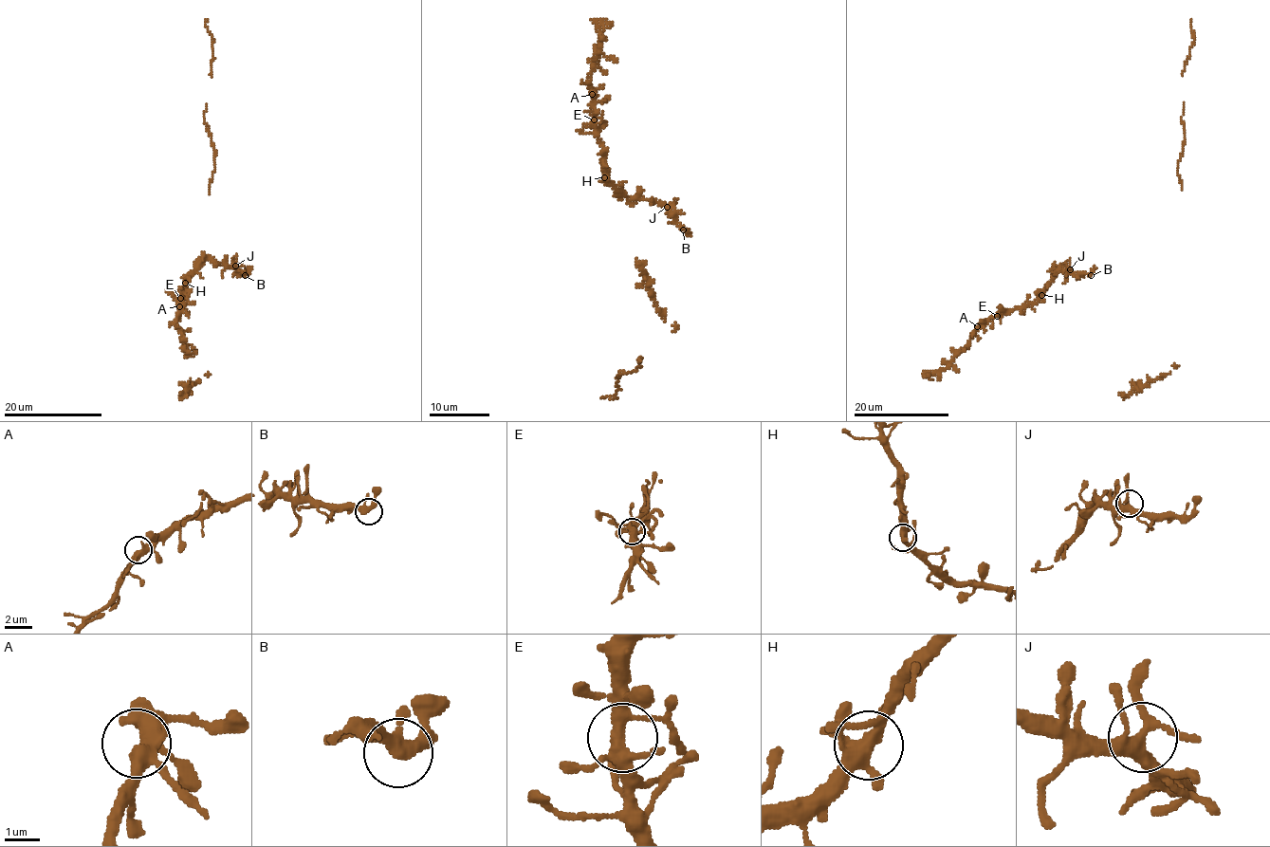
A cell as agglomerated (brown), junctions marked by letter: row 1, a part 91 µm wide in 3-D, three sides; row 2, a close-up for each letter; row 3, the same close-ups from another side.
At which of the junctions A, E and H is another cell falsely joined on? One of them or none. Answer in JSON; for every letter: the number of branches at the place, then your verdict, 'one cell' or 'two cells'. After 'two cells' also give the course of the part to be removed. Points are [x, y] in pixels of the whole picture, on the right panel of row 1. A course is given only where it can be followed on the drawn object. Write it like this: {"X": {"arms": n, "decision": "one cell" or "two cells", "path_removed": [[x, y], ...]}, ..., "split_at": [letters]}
{"A": {"arms": 3, "decision": "one cell"}, "E": {"arms": 5, "decision": "one cell"}, "H": {"arms": 6, "decision": "one cell"}, "split_at": []}

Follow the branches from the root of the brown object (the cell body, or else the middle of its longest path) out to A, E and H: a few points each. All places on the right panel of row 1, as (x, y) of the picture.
A: (1095, 267), (1089, 273), (1076, 274), (1058, 268), (1054, 280), (1033, 303), (993, 315), (977, 326)
E: (1095, 267), (1089, 273), (1076, 274), (1058, 268), (1054, 280), (1033, 303), (997, 316)
H: (1095, 267), (1089, 273), (1076, 274), (1058, 268), (1041, 295)

